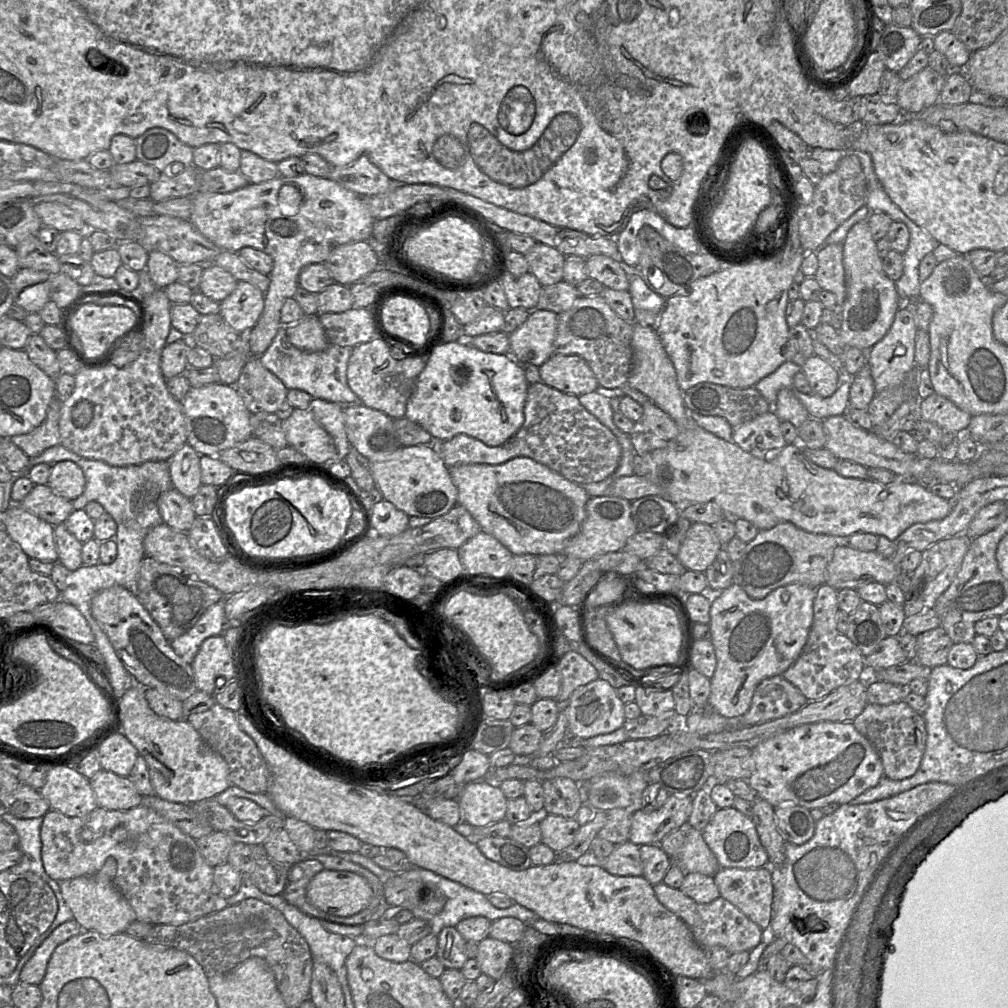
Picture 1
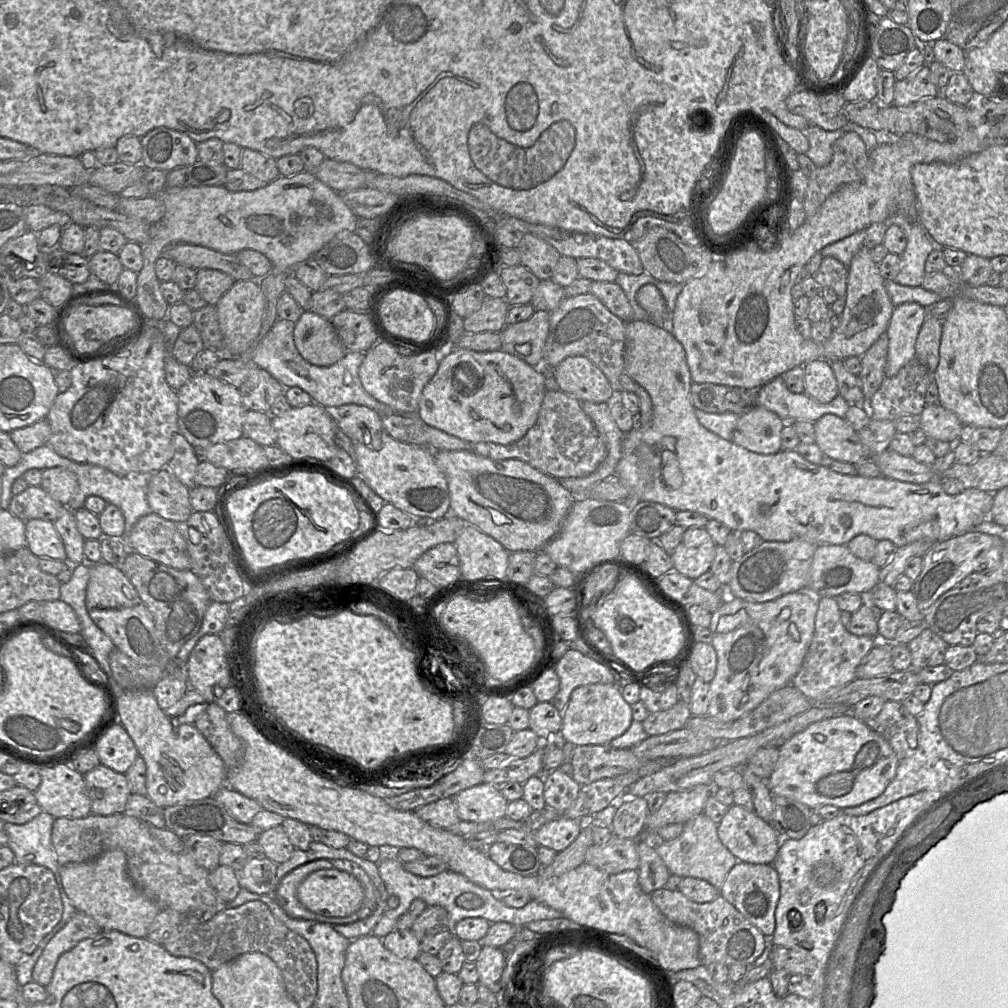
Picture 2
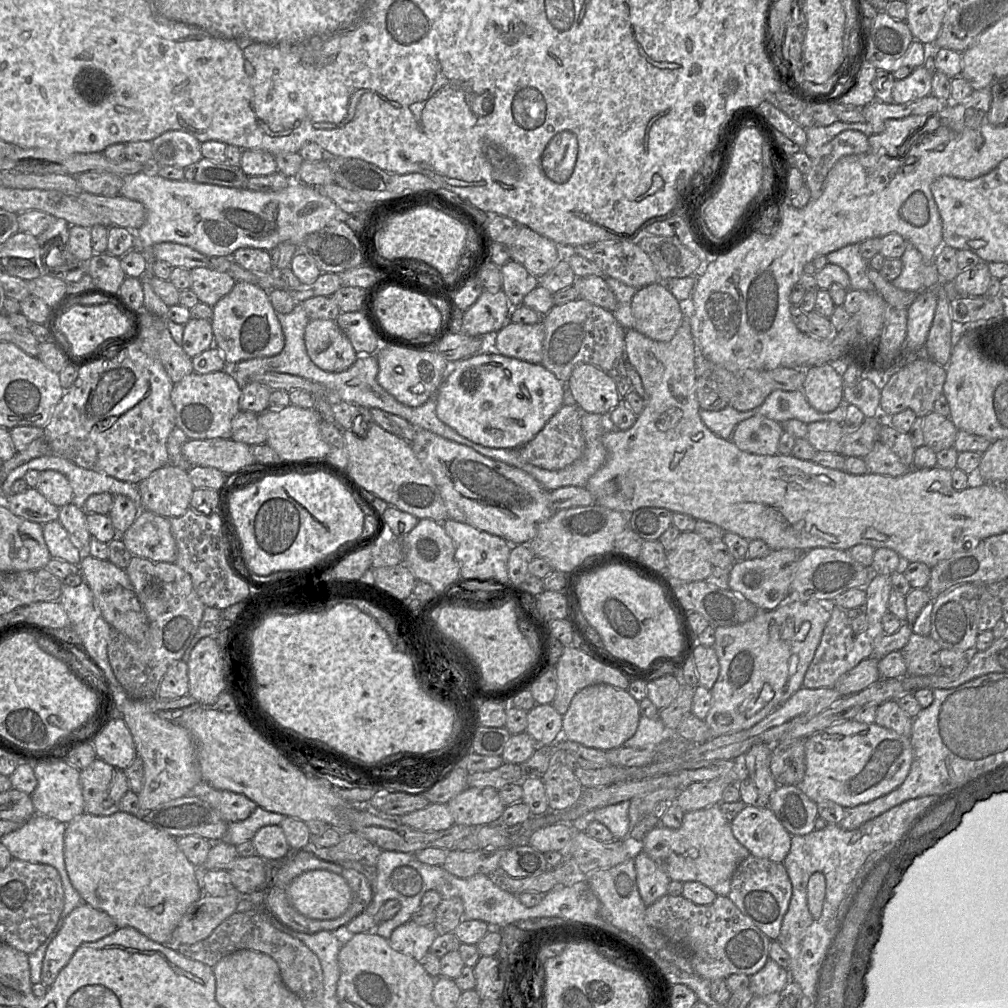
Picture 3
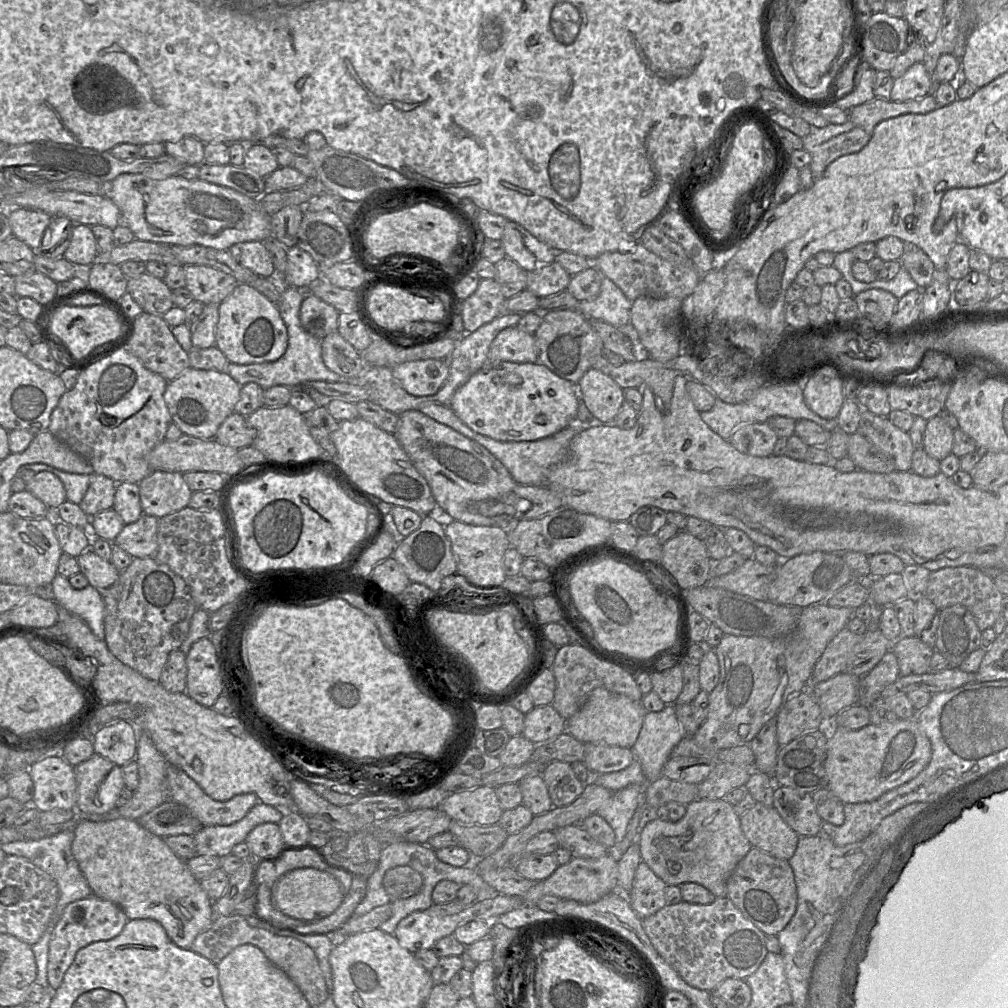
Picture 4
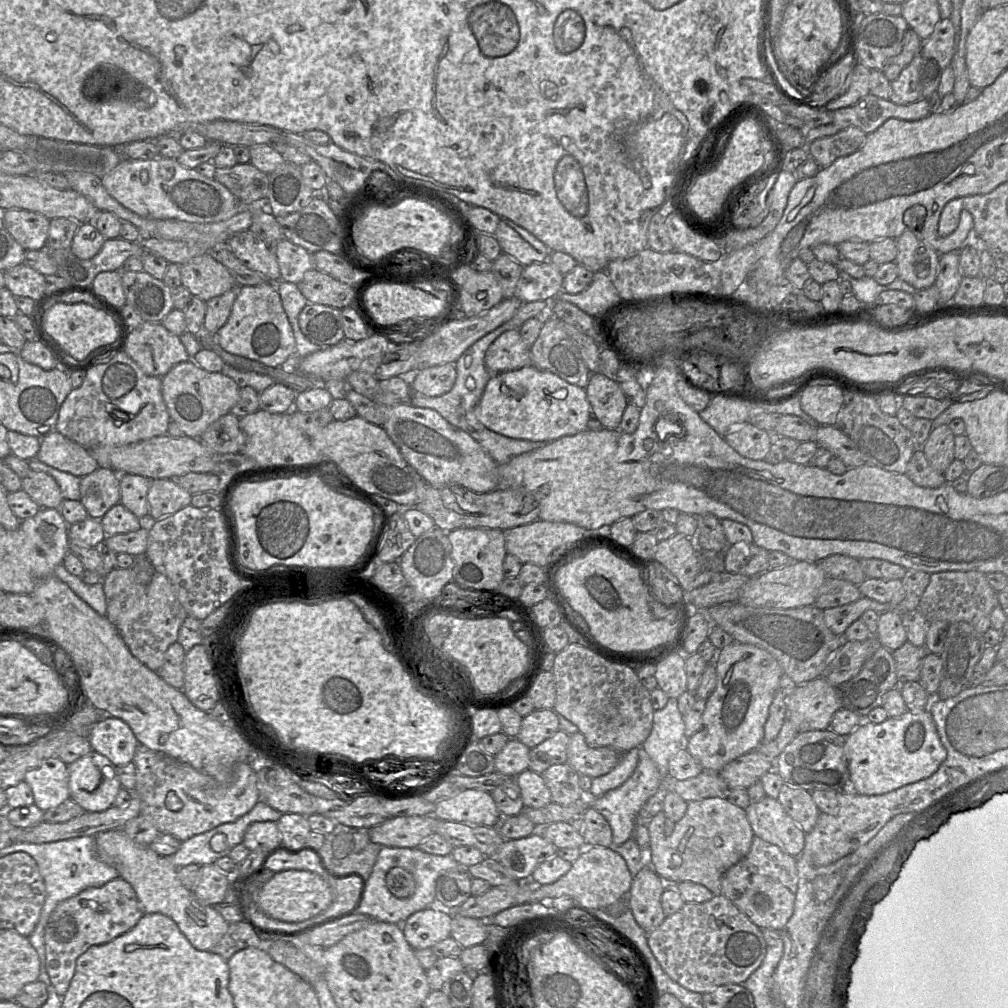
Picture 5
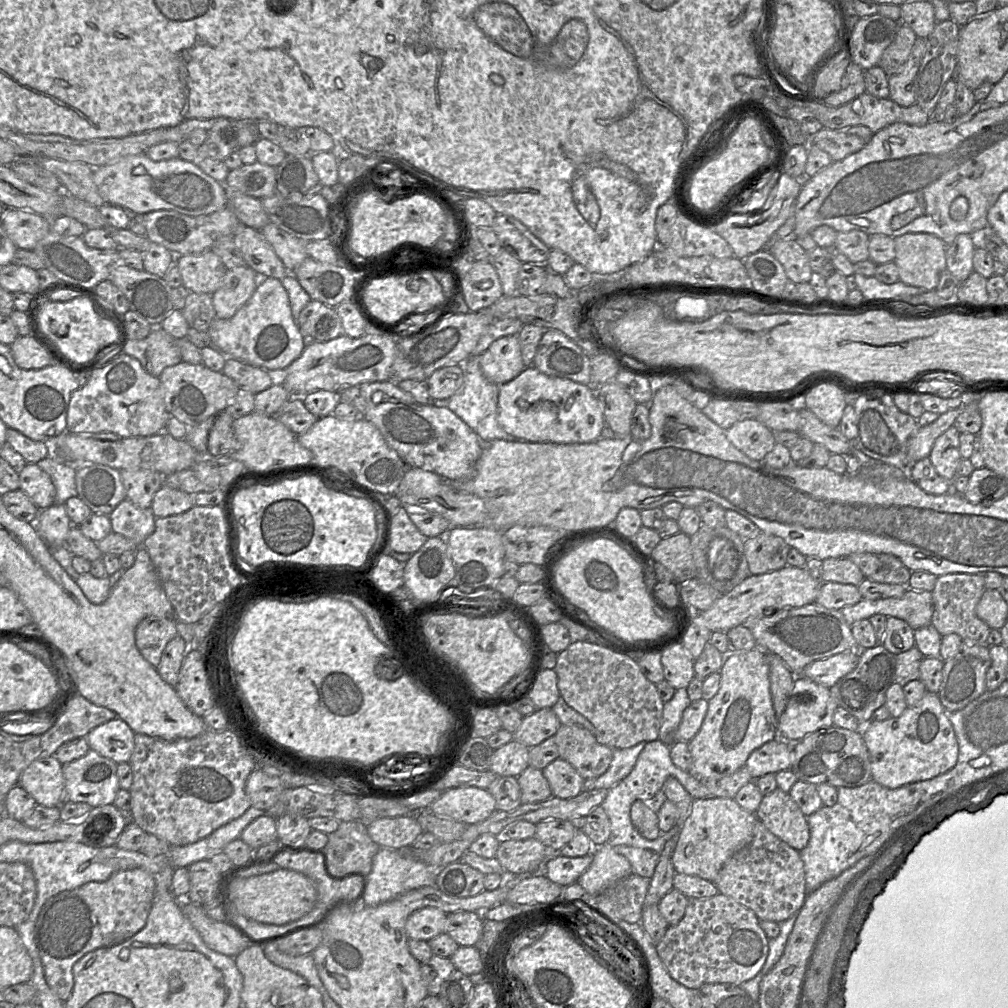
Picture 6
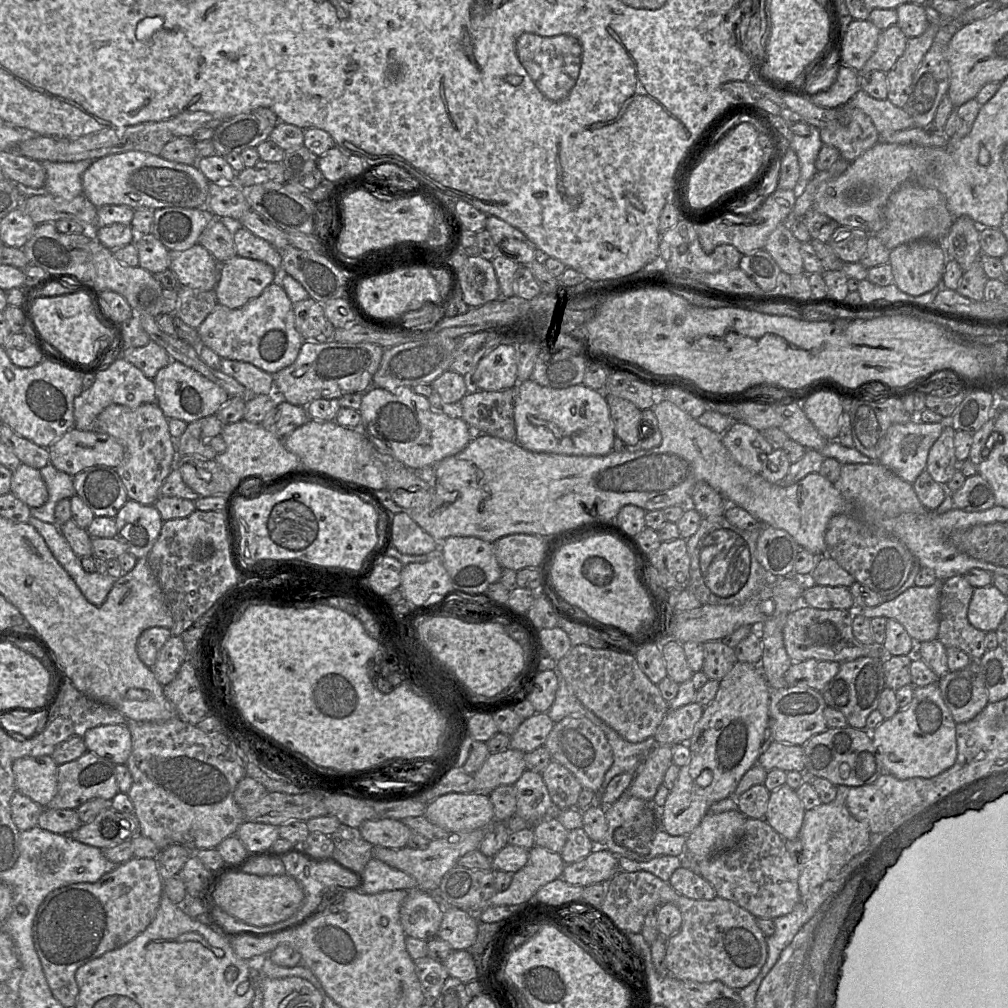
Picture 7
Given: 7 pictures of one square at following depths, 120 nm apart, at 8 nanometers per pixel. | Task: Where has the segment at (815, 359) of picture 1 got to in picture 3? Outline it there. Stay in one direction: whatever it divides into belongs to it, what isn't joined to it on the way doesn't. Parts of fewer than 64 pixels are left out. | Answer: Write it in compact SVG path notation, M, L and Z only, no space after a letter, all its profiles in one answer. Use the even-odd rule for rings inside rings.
M833 363L807 368L802 391L808 403L818 412L835 410L844 403L841 369Z

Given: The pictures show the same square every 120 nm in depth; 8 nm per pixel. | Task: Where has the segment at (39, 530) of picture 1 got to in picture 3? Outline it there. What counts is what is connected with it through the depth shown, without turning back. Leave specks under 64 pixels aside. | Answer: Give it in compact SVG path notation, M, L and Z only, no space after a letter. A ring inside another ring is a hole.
M58 520L42 525L45 544L51 558L57 558L79 565L86 551L80 551L73 543L64 527Z

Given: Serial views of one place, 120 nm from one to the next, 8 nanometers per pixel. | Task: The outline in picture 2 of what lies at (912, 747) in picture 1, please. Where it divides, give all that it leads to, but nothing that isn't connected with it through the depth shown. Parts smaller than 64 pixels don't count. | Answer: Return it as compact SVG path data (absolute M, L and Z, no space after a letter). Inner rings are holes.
M885 701L875 717L862 721L889 743L899 761L907 757L917 745L917 718L901 701Z

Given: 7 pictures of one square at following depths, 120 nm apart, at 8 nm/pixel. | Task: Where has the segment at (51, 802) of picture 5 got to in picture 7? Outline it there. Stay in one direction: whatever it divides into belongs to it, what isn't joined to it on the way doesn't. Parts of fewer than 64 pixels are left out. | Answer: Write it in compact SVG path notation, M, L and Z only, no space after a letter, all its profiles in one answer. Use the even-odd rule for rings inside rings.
M49 755L18 758L12 766L16 791L46 808L57 793L57 768Z

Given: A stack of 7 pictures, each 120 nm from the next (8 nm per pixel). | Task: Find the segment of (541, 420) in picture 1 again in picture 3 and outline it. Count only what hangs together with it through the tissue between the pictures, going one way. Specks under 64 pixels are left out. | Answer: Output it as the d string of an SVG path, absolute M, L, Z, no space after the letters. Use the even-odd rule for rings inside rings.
M564 404L548 420L542 430L519 449L522 458L537 467L560 470L579 459L585 449L585 437L580 423L581 410L576 405Z

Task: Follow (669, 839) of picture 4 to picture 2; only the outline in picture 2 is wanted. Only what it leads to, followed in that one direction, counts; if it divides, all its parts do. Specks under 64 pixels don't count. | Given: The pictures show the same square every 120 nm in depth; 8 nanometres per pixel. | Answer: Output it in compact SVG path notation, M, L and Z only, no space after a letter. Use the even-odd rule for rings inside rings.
M704 813L697 814L684 824L682 834L669 841L655 840L655 849L671 874L706 880L720 889L728 872L738 862L723 845L717 833L718 825Z

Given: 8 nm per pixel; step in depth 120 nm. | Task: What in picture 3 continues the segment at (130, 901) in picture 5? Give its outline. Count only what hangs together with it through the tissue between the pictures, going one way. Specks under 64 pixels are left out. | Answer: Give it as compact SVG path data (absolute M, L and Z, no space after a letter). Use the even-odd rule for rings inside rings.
M81 902L65 919L57 936L51 941L43 959L41 982L49 988L56 980L61 969L69 962L82 943L95 942L118 929L114 920L105 912Z

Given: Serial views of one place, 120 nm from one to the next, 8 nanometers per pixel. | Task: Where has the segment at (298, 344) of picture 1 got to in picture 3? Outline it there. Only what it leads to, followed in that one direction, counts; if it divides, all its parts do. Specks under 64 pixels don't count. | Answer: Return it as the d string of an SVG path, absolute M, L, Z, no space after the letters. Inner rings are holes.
M309 320L304 341L308 356L324 371L347 370L359 356L335 320Z

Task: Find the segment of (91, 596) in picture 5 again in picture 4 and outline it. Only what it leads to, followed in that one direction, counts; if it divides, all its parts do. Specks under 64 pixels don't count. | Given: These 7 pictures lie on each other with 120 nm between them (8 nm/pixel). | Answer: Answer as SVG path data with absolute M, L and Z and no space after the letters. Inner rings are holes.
M57 574L50 585L50 592L58 606L80 617L96 637L105 640L104 599L96 588L88 585L75 589L68 578Z

